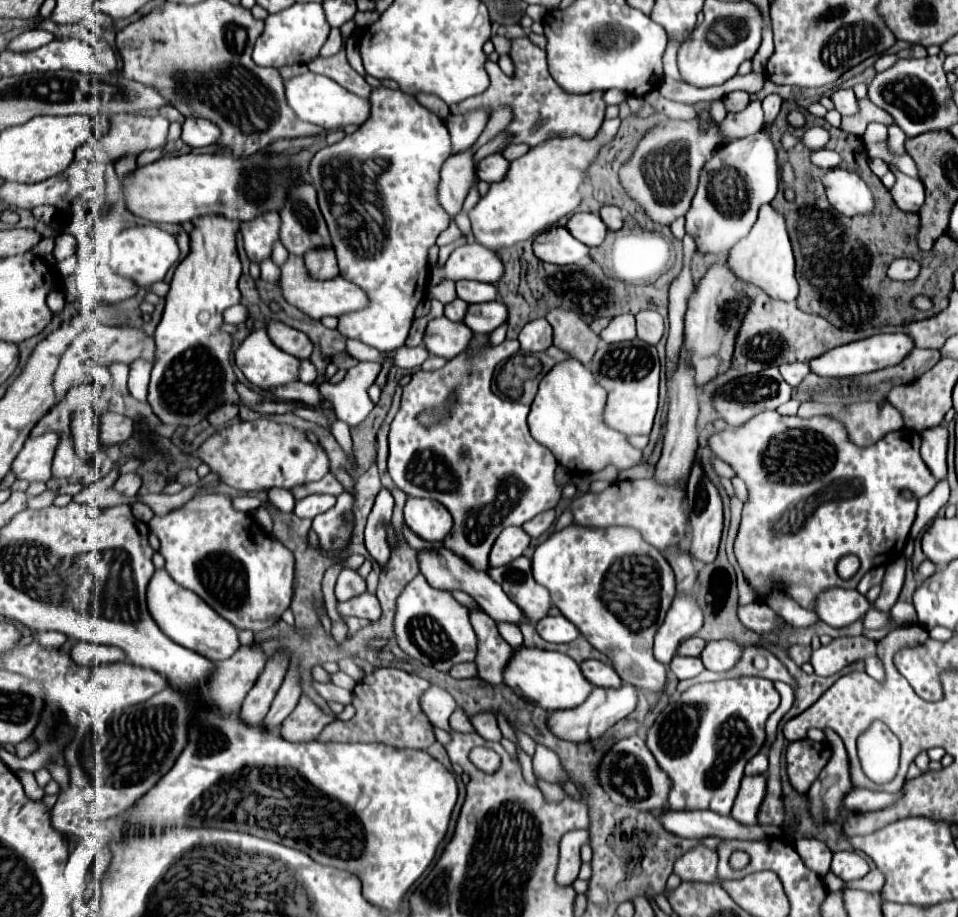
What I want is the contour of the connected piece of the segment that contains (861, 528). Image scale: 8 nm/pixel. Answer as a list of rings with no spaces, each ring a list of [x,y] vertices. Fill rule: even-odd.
[[[765,411],[737,429],[715,433],[709,445],[719,459],[735,469],[737,477],[741,477],[749,489],[749,501],[743,507],[743,521],[735,541],[735,555],[759,601],[779,585],[779,589],[789,593],[801,607],[811,609],[811,599],[823,589],[855,589],[869,569],[893,563],[905,549],[909,529],[915,521],[917,499],[903,499],[901,489],[909,487],[915,497],[923,497],[937,485],[919,455],[919,433],[903,429],[885,435],[875,445],[857,447],[849,441],[845,425],[831,415],[801,419]],[[849,553],[861,559],[861,569],[845,581],[835,573],[835,567],[837,561]]]

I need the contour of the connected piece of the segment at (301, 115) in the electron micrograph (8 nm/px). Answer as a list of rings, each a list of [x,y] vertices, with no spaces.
[[[311,71],[285,81],[285,97],[297,119],[319,125],[323,129],[341,129],[351,123],[361,125],[369,117],[369,101],[349,93],[333,79],[325,75],[315,75]]]

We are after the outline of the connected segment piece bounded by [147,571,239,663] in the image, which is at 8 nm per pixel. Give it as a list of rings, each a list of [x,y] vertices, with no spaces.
[[[155,571],[147,587],[147,605],[153,613],[153,619],[169,639],[203,657],[209,657],[213,663],[229,659],[239,647],[237,627],[233,627],[227,619],[217,615],[199,595],[177,585],[165,571]]]

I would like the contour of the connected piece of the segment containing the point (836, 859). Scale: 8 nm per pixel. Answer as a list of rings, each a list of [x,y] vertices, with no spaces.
[[[839,851],[839,853],[833,853],[831,871],[843,881],[855,881],[869,873],[869,865],[861,855],[853,851]]]

